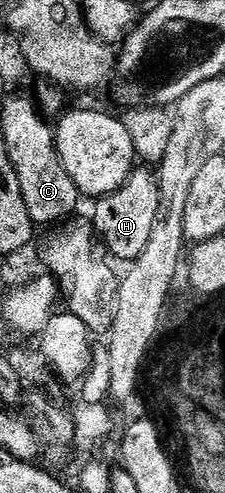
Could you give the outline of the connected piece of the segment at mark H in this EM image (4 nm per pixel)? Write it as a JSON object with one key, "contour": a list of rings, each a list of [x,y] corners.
{"contour":[[[135,166],[124,186],[111,195],[102,196],[93,206],[92,222],[103,248],[115,260],[133,261],[140,257],[140,253],[144,253],[148,240],[152,238],[152,224],[156,222],[156,212],[160,210],[157,174],[149,166]]]}

